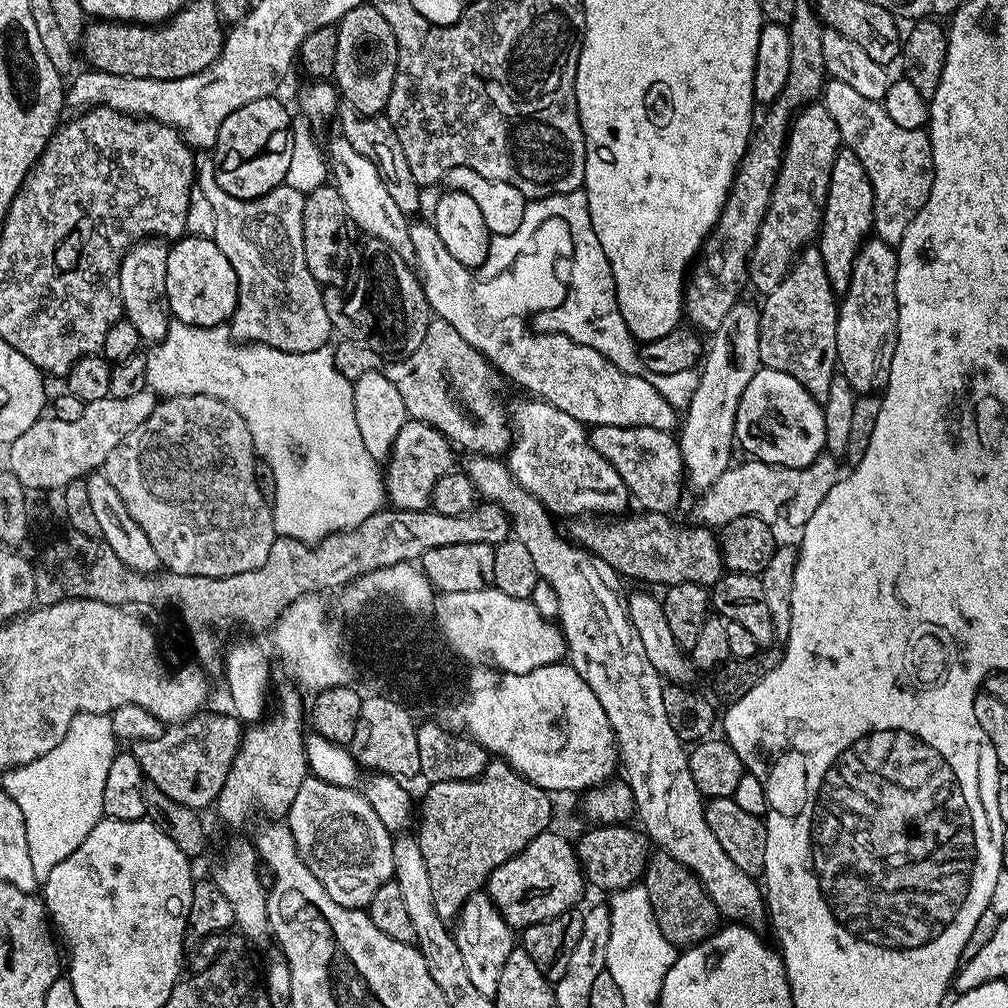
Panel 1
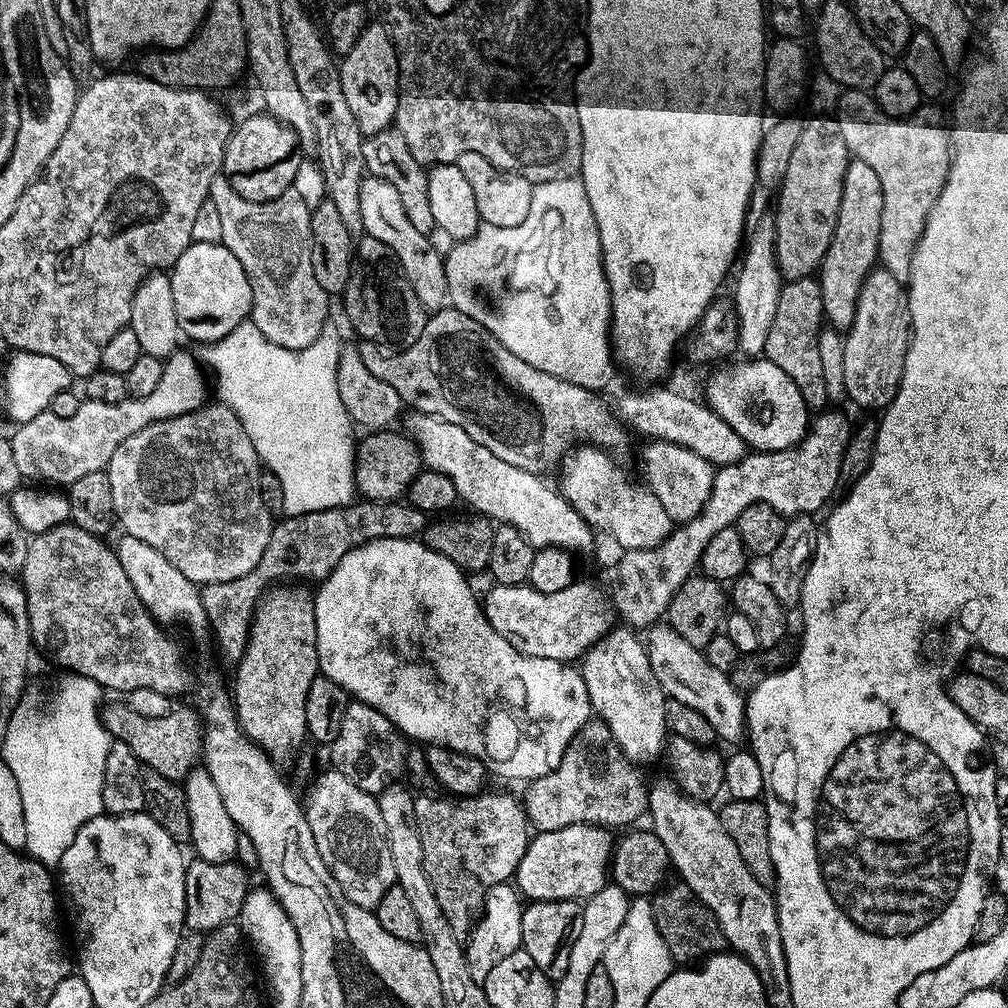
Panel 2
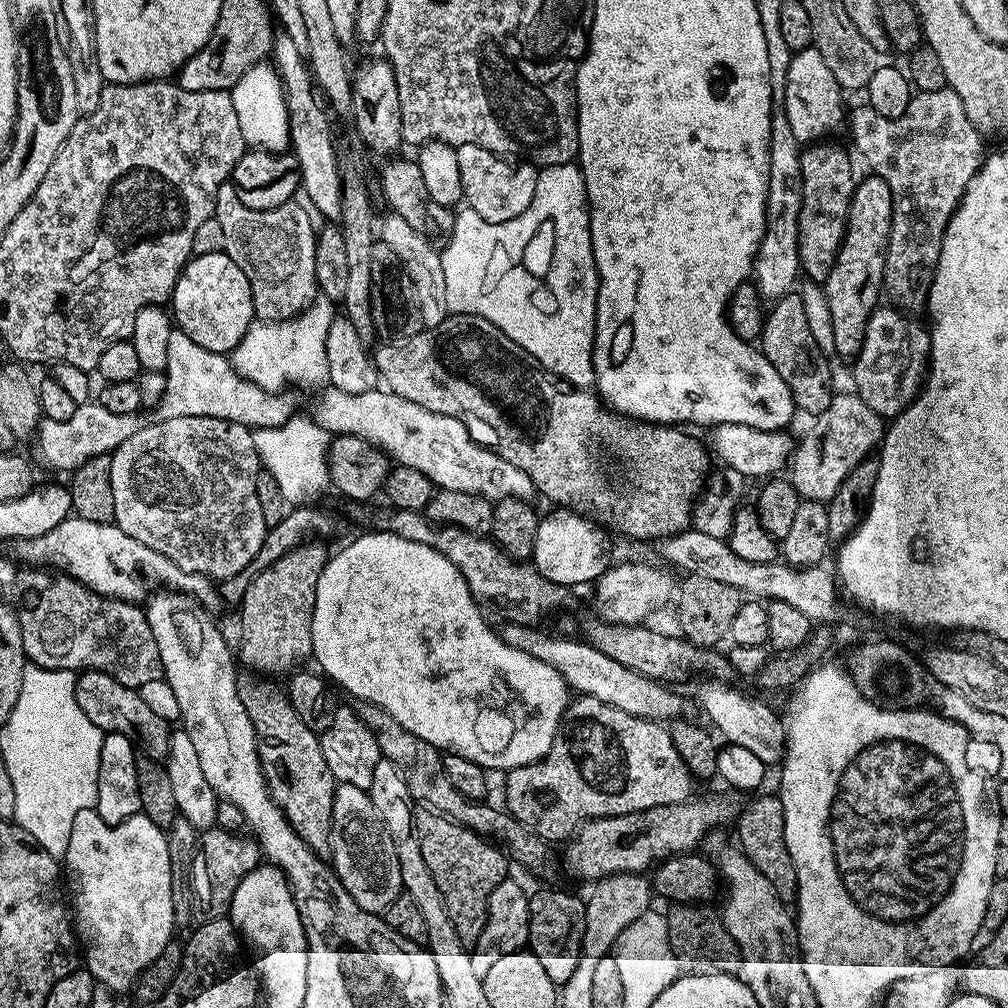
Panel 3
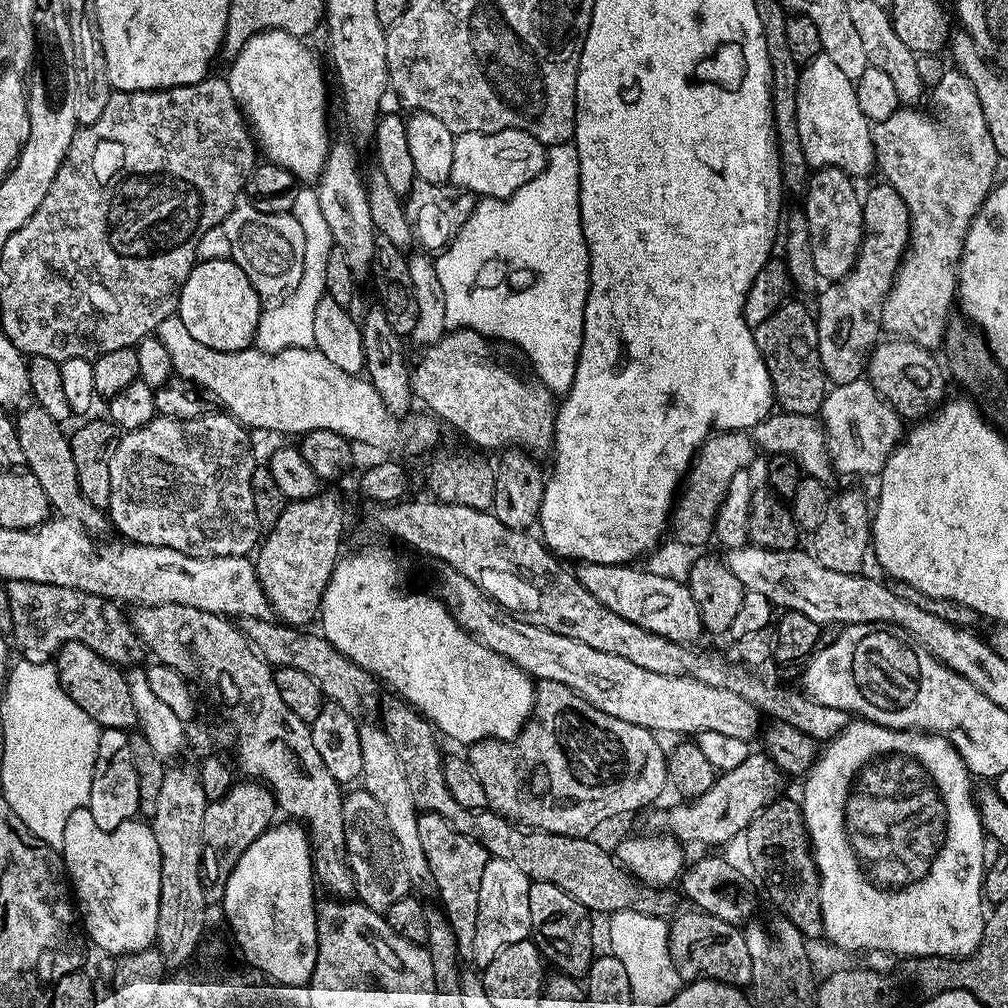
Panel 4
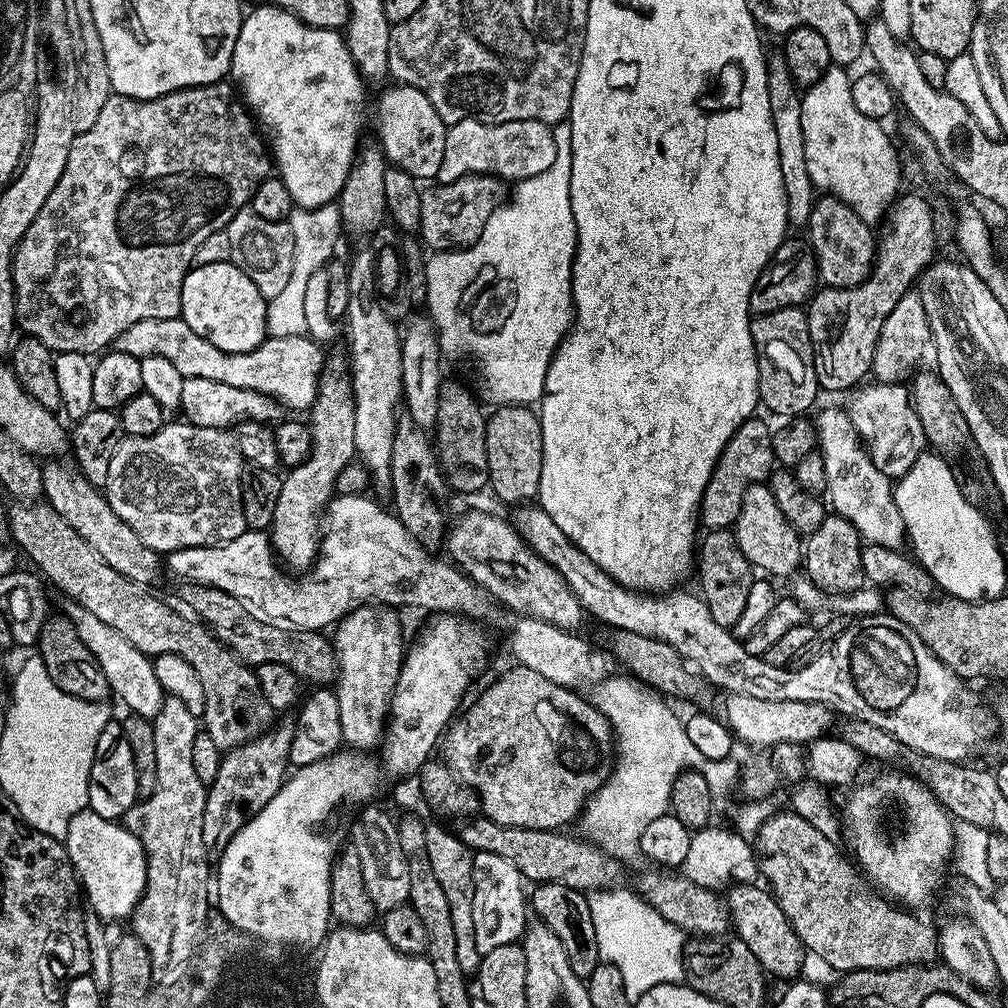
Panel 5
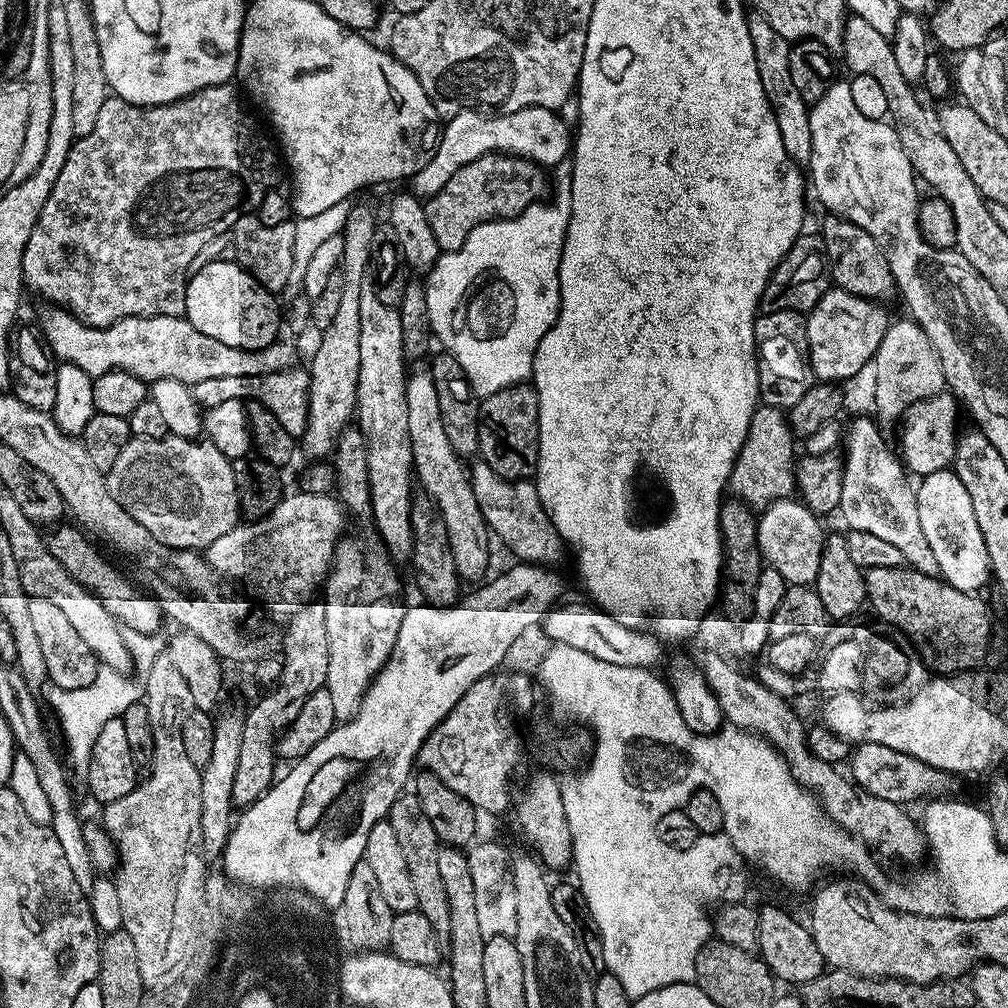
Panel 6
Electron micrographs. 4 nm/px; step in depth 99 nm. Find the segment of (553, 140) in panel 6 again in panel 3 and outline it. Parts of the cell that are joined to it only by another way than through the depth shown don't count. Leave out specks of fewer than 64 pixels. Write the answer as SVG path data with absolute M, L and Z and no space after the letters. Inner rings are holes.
M463 144L456 149L458 174L462 174L462 190L467 207L474 209L486 222L501 224L518 218L530 206L536 189L537 165L531 162L513 162L498 156L482 146Z

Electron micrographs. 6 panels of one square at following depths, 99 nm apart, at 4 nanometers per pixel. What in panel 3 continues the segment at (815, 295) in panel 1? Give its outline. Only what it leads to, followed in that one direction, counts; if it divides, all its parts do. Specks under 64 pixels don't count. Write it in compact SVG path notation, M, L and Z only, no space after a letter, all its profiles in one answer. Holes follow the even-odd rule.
M799 291L789 292L767 309L764 331L760 334L758 344L770 366L774 366L778 374L782 374L782 382L786 382L792 400L801 413L809 412L809 417L814 418L822 414L826 406L830 406L834 389L832 372L828 369L829 357L820 351L818 342L814 342L814 334L810 334L810 326L806 323L806 310L802 307Z

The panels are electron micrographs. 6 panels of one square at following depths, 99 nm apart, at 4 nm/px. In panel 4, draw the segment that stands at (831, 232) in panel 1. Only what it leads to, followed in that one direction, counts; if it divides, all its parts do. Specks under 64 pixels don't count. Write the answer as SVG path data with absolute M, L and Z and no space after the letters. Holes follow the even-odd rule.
M879 182L862 196L864 206L864 241L860 244L858 258L854 266L847 274L835 282L829 283L824 293L821 291L820 305L814 308L816 321L816 333L818 334L818 354L820 365L825 377L833 385L845 384L861 379L865 375L868 358L872 349L876 347L882 336L880 323L882 322L882 306L892 289L892 283L896 281L896 271L900 269L900 263L904 260L904 253L908 251L908 239L910 238L910 222L912 221L906 210L906 202L902 202L902 194L894 190L886 182Z

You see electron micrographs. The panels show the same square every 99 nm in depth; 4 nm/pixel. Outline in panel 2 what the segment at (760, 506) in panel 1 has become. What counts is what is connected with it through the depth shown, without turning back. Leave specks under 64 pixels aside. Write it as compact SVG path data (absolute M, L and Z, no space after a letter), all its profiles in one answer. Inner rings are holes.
M821 411L817 415L821 416L811 421L807 434L796 447L787 448L781 452L753 451L745 455L744 459L737 464L723 465L716 473L712 493L706 506L696 517L673 527L672 533L658 546L630 548L623 553L620 561L607 574L609 574L608 584L612 587L612 604L616 607L617 614L624 619L621 621L625 625L636 630L644 630L657 623L667 613L674 594L678 594L681 586L699 569L700 556L704 552L706 542L710 542L710 538L714 538L714 534L720 533L721 530L733 527L742 514L742 510L746 510L746 506L769 504L785 518L816 514L816 511L831 498L836 484L841 483L842 458L853 430L853 425L848 424L847 418L842 413L828 411Z

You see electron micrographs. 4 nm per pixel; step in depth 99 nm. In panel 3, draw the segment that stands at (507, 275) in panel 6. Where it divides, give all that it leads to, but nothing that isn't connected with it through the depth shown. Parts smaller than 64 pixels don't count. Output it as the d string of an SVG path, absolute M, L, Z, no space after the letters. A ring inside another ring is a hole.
M579 163L541 167L530 206L526 206L526 210L510 222L486 222L486 218L482 218L472 208L464 206L460 210L460 213L455 213L452 230L447 237L448 245L443 246L440 253L443 275L446 278L449 313L486 318L486 322L490 322L495 328L502 330L506 338L513 340L523 355L531 358L547 372L554 373L558 379L566 381L574 388L591 389L596 382L592 351L600 275L596 272L594 262L588 195L584 185L584 172ZM540 236L544 236L544 240L552 240L552 236L560 240L560 272L556 272L556 264L552 264L556 248L548 244L548 284L536 284L532 276L501 276L501 272L524 272L524 264L520 264L520 256L524 256L524 244L528 244L528 240L536 240L536 248L540 248Z

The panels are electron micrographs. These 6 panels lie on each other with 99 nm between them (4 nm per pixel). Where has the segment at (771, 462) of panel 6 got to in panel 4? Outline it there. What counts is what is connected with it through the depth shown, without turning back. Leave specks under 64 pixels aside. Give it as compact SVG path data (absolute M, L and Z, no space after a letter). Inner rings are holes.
M737 430L734 432L717 432L705 440L703 446L696 451L696 459L692 462L692 467L688 469L687 476L682 481L682 487L677 495L675 505L670 517L670 532L678 542L684 542L689 546L703 549L707 540L713 539L716 531L716 515L722 506L722 502L728 493L730 482L734 474L745 471L748 463L758 456L758 449L752 442L751 435L747 431Z

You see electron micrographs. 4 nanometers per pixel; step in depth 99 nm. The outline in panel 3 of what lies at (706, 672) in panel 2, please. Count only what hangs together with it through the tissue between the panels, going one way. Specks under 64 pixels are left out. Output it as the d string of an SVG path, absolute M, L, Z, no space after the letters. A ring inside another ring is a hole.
M711 678L705 679L703 682L705 684L700 684L696 688L696 700L700 703L701 710L708 715L707 723L721 737L724 735L723 739L727 743L743 746L746 750L758 754L758 758L762 758L765 766L772 766L772 763L775 765L783 757L786 735L777 713L775 716L758 697L747 696L746 693L731 688L733 686L731 683Z

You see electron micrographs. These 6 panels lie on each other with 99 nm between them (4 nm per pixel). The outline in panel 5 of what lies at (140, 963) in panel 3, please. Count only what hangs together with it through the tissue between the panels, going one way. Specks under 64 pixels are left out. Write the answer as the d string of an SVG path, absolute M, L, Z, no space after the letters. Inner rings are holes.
M85 810L70 818L62 843L68 851L87 907L104 922L120 922L131 917L146 886L146 854L142 842L134 838L129 828Z

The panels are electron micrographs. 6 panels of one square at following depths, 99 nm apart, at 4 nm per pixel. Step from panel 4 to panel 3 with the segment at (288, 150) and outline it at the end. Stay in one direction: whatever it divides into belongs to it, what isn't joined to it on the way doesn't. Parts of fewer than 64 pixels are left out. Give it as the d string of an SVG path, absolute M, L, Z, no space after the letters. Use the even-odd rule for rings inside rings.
M261 62L246 70L241 80L231 89L234 111L238 113L238 126L249 149L262 152L287 153L292 134L288 121L288 107L284 101L284 85L273 65Z

